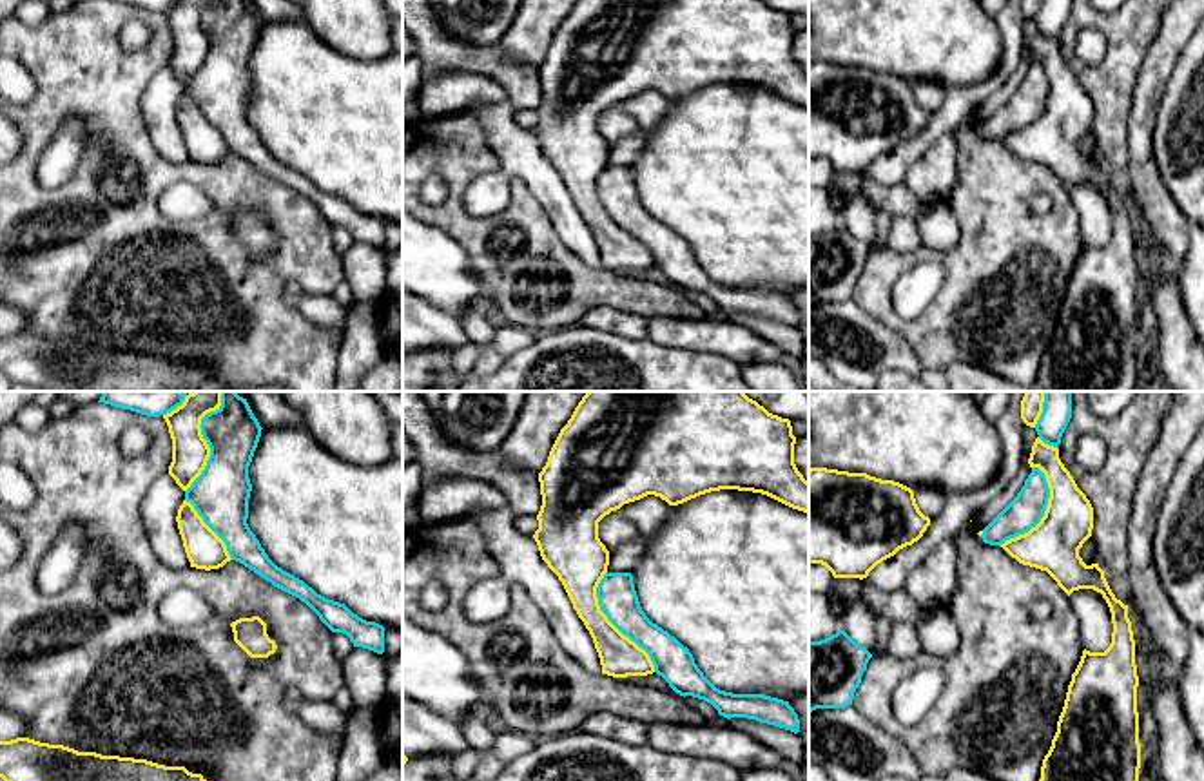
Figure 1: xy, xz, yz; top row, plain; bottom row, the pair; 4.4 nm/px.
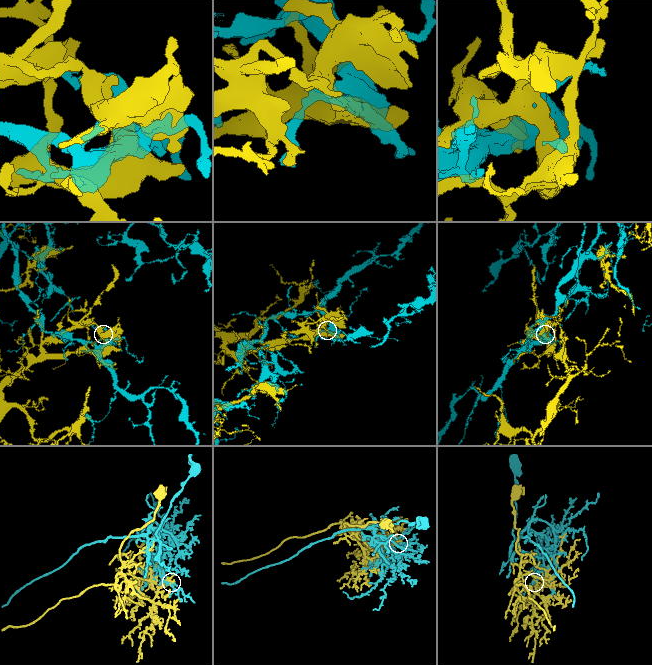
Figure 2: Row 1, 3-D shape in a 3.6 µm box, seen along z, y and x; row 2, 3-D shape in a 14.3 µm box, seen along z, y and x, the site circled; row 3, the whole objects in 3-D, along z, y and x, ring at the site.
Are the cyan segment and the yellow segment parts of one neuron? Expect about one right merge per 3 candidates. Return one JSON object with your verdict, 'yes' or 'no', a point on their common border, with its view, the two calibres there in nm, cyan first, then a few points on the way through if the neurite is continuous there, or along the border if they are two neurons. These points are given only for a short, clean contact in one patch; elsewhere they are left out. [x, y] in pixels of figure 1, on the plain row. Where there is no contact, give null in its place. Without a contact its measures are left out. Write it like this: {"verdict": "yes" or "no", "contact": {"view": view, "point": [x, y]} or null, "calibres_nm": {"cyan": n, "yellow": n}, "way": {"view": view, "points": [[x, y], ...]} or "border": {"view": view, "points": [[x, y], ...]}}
{"verdict": "no", "contact": {"view": "xz", "point": [613, 218]}, "calibres_nm": {"cyan": 170, "yellow": 180}}

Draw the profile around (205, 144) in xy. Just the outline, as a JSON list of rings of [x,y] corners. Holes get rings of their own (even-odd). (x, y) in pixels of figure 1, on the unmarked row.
[[[183,94],[176,116],[190,161],[210,165],[232,154],[225,136],[203,116],[190,96]]]

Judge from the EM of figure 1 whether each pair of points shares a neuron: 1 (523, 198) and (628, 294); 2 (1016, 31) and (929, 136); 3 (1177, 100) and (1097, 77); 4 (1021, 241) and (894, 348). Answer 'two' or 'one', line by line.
1: one
2: one
3: two
4: two

